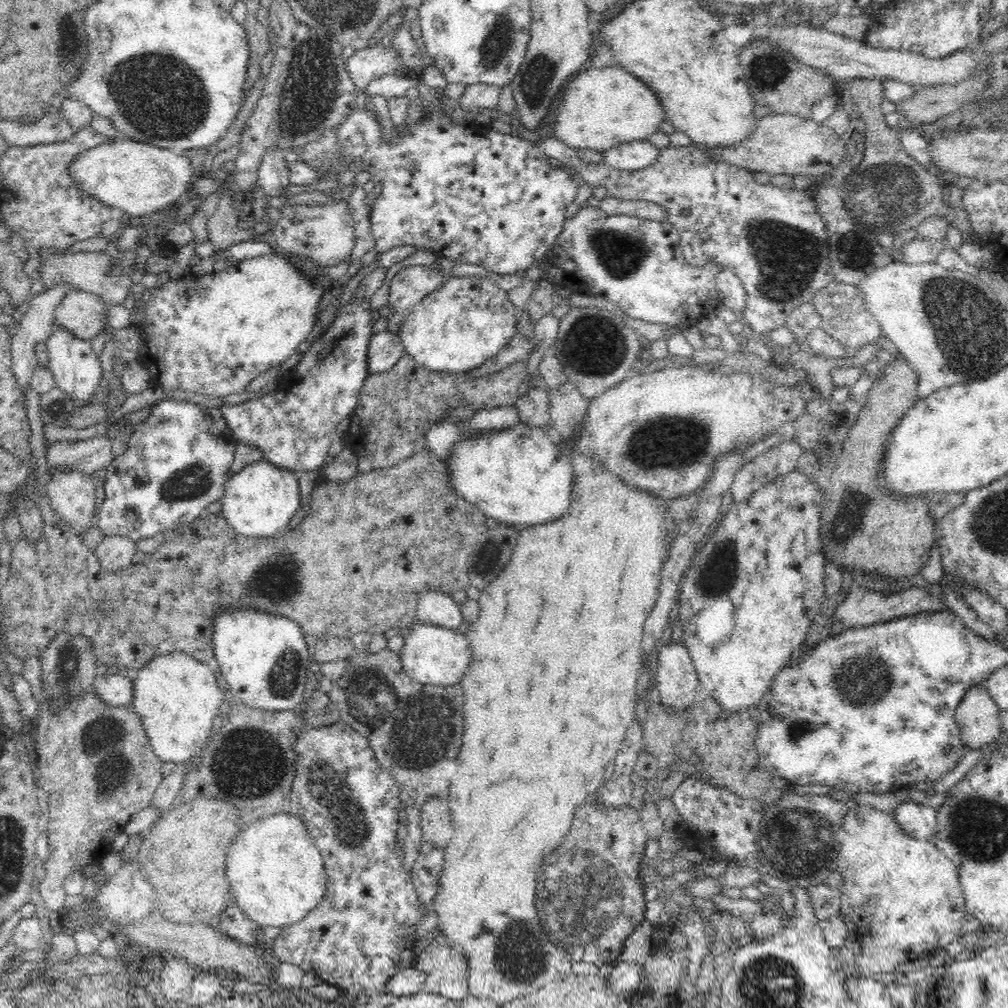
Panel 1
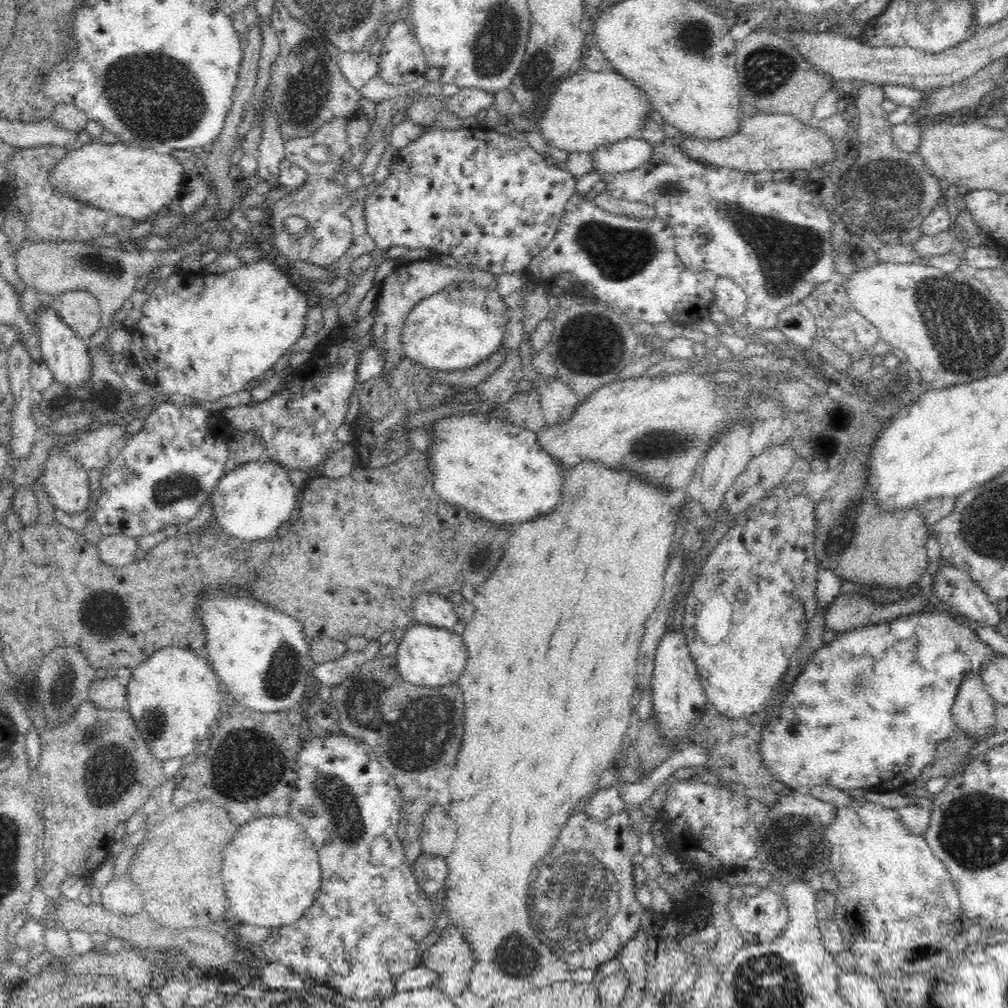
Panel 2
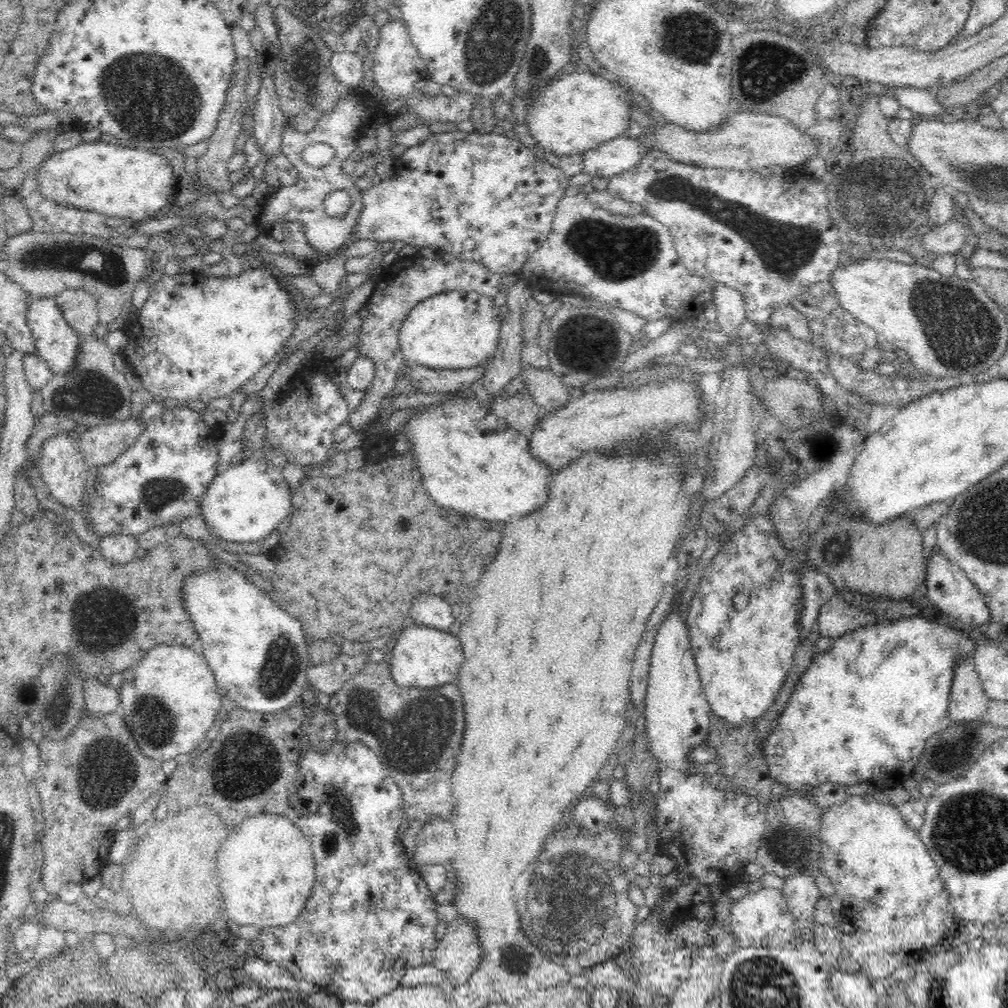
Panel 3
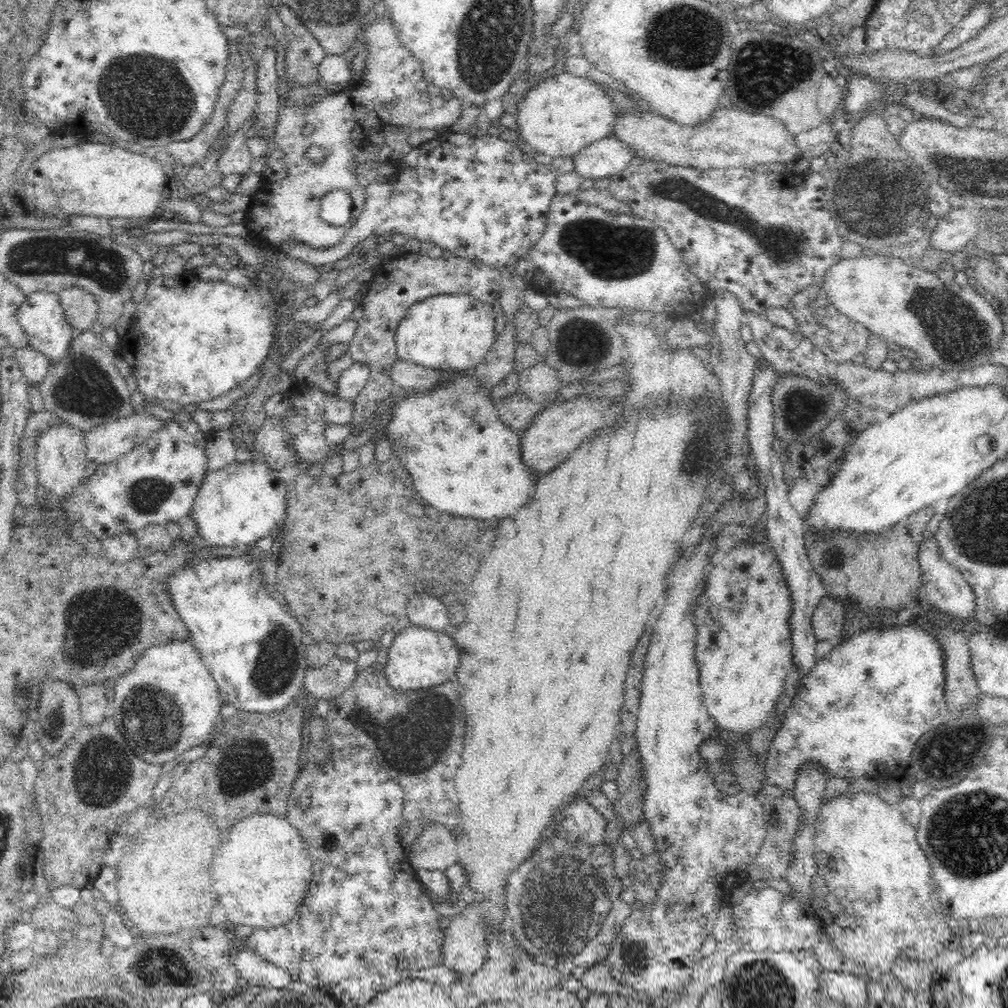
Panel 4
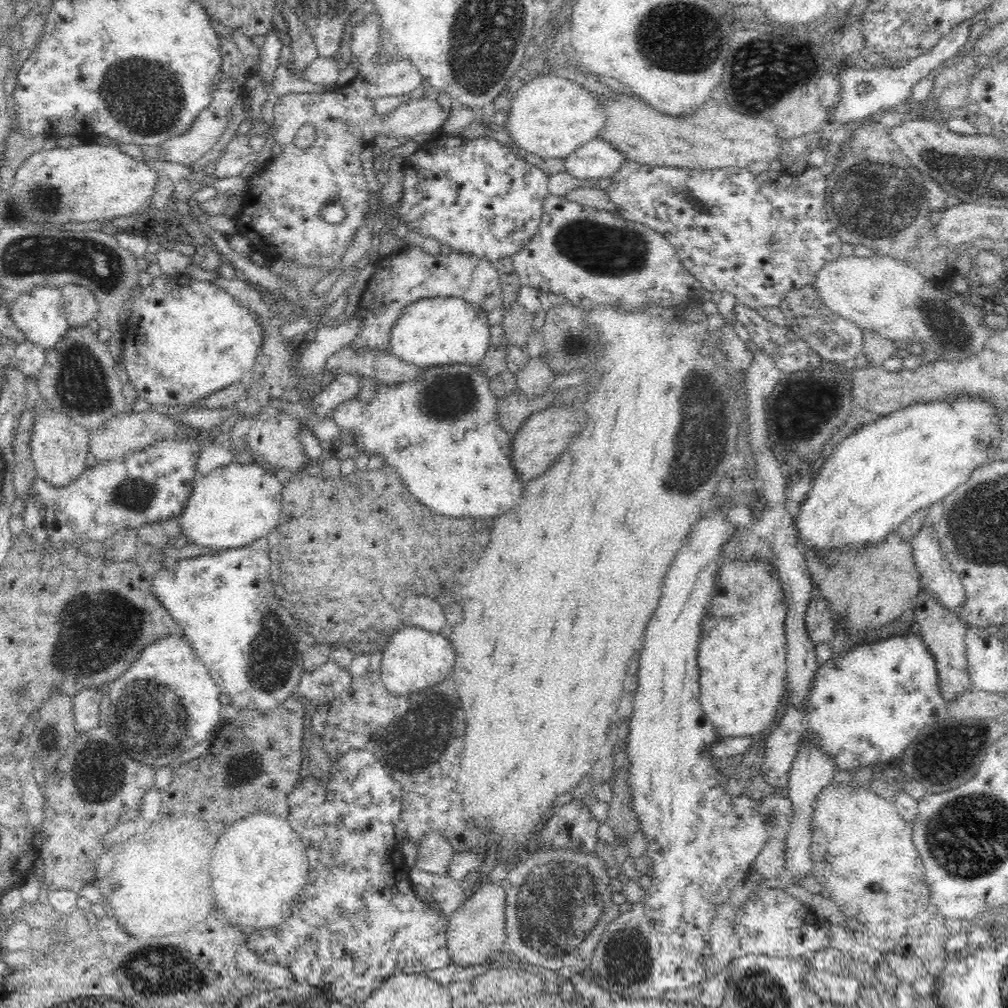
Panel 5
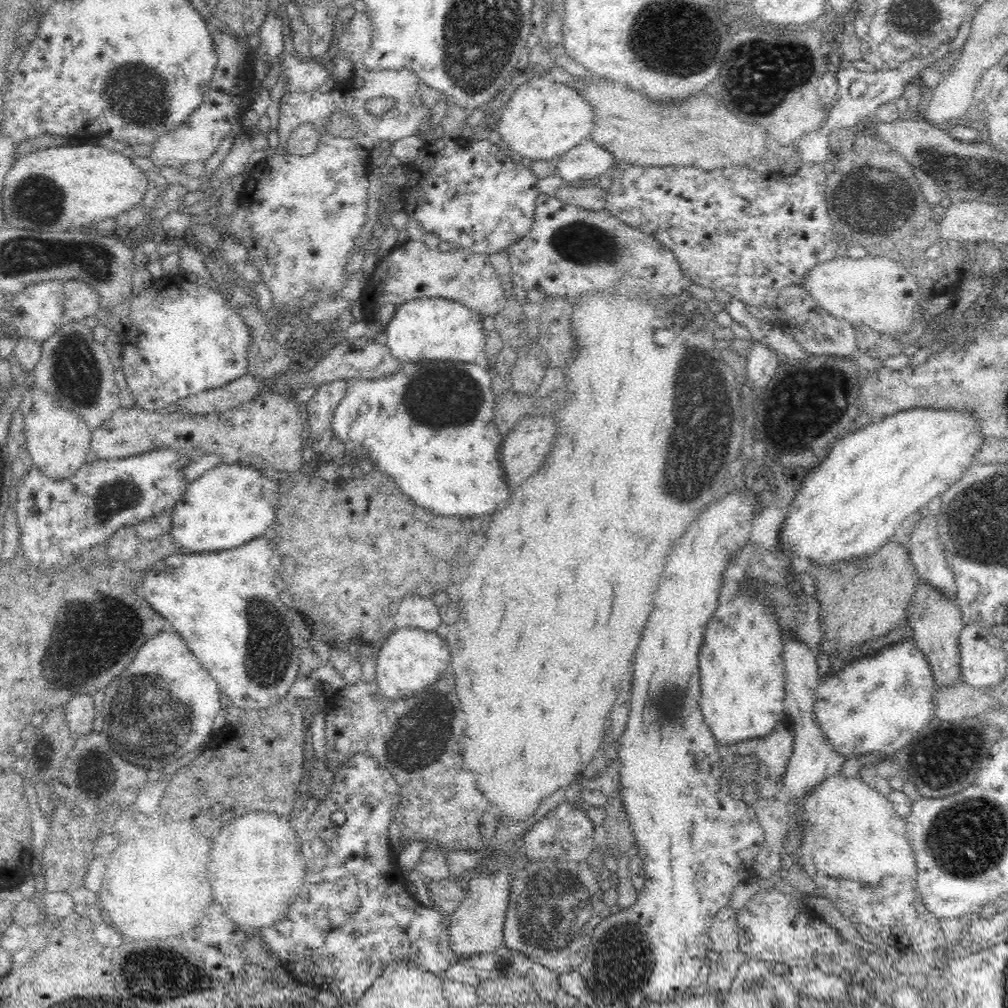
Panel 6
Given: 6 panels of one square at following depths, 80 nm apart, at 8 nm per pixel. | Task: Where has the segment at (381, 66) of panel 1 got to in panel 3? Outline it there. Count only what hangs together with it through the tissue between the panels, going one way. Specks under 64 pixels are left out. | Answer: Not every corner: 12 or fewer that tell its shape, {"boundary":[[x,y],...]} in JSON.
{"boundary":[[333,52],[328,70],[348,87],[364,76],[362,52]]}

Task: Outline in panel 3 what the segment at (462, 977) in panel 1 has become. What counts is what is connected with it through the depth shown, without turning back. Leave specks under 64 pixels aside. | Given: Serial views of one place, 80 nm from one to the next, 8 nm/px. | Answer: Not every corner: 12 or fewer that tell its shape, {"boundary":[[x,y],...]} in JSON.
{"boundary":[[458,918],[438,940],[432,966],[451,993],[482,960],[475,922]]}

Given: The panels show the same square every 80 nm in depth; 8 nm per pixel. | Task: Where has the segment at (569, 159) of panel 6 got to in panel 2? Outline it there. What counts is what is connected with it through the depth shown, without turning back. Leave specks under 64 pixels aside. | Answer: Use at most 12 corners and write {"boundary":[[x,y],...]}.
{"boundary":[[636,136],[598,147],[593,171],[616,174],[642,166],[653,144]]}

